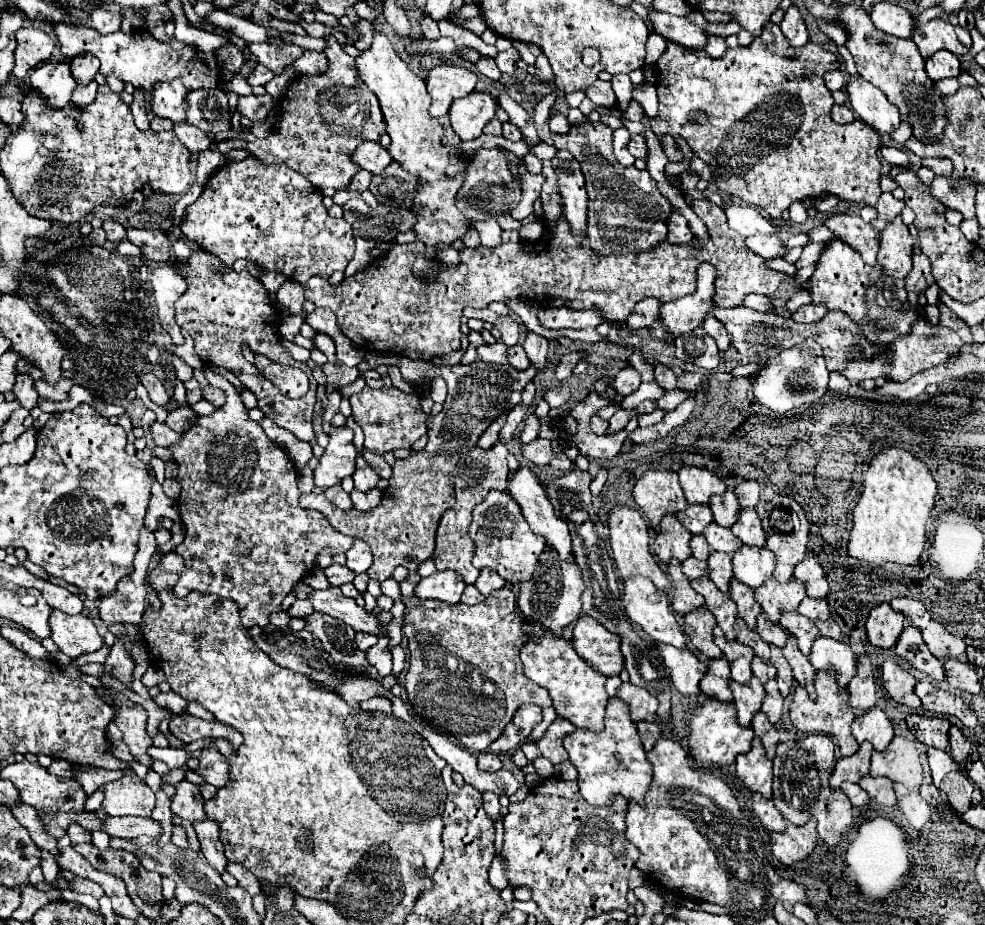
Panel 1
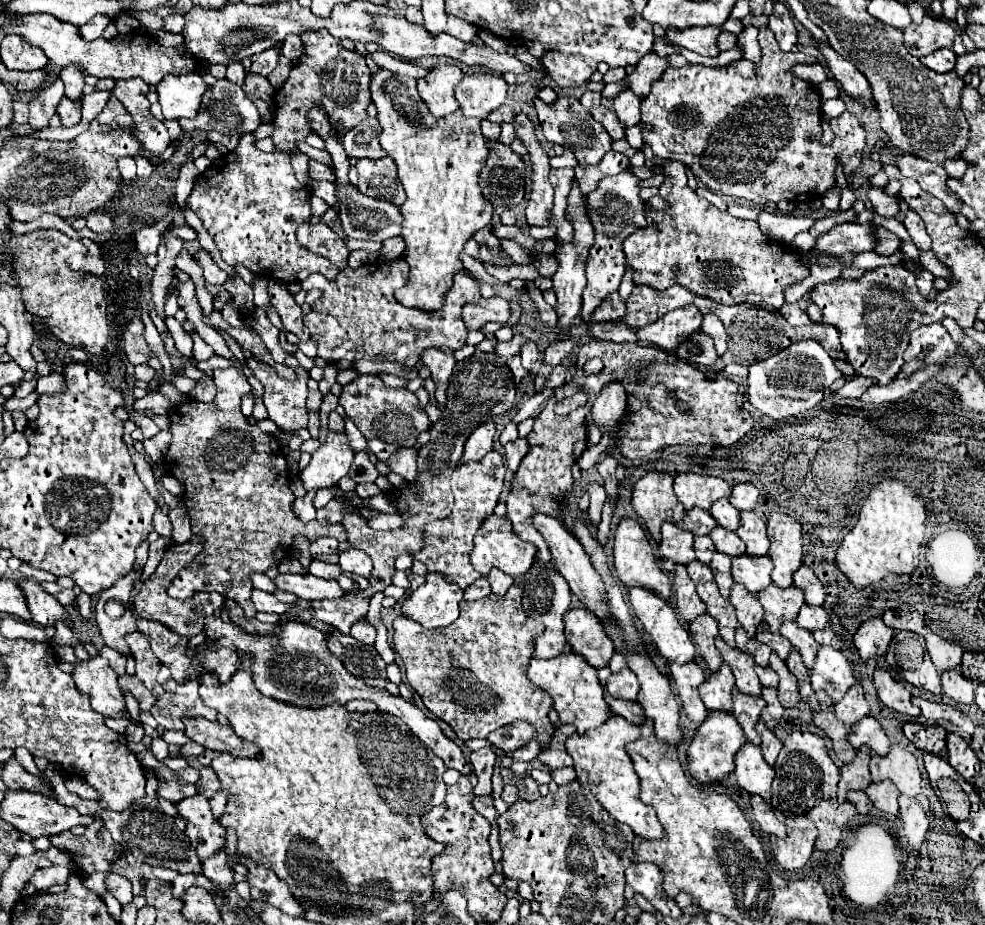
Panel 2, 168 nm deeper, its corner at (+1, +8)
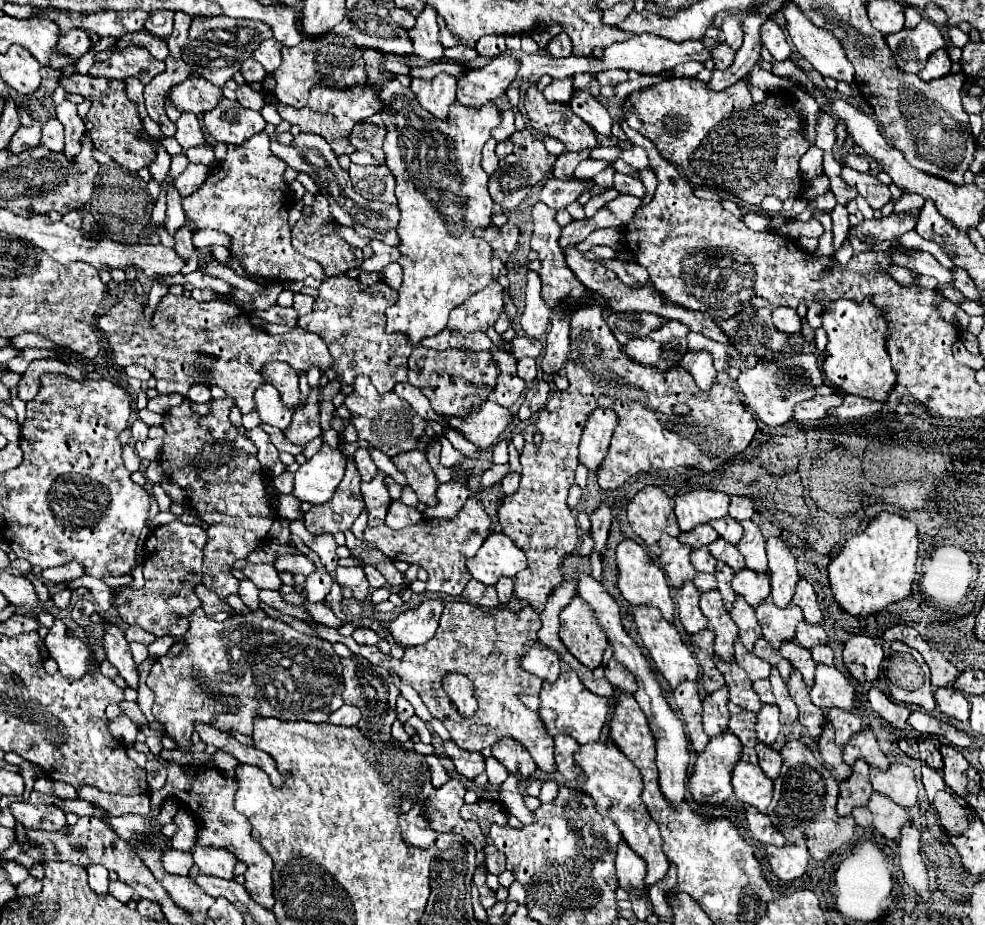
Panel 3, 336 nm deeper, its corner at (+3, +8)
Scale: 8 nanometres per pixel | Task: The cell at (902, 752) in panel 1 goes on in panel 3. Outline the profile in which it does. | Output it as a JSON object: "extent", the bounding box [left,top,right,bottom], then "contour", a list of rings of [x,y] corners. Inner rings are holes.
{"extent":[870,763,918,809],"contour":[[[892,763],[888,771],[880,771],[872,767],[870,783],[876,793],[886,795],[888,799],[892,799],[896,805],[904,809],[910,809],[916,805],[918,785],[914,779],[914,771],[908,765]]]}

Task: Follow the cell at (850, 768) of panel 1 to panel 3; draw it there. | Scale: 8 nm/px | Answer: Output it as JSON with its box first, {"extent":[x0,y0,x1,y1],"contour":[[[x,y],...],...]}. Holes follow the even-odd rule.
{"extent":[838,761,872,817],"contour":[[[856,761],[852,767],[850,779],[840,783],[838,795],[838,815],[848,817],[854,807],[866,807],[872,795],[872,785],[868,781],[870,767],[866,761]]]}

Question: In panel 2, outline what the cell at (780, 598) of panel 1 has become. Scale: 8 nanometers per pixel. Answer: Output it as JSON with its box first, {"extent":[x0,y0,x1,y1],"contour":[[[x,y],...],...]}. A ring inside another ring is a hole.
{"extent":[756,583,804,631],"contour":[[[770,583],[766,589],[756,593],[756,597],[764,607],[764,621],[770,631],[778,631],[784,621],[794,621],[804,605],[804,593],[794,585],[782,589]]]}

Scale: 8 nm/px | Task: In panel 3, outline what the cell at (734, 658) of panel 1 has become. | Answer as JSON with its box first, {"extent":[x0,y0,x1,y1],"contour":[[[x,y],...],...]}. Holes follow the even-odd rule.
{"extent":[714,657,762,713],"contour":[[[714,657],[714,663],[726,679],[726,685],[730,689],[730,701],[744,707],[746,711],[758,713],[762,703],[758,701],[758,695],[754,693],[752,681],[746,677],[746,671],[742,667],[738,667],[738,663],[720,661],[720,657]]]}

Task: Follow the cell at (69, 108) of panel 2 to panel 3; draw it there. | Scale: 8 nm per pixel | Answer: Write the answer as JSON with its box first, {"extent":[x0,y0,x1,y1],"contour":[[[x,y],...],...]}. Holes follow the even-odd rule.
{"extent":[40,119,64,153],"contour":[[[50,119],[48,123],[44,123],[40,145],[50,149],[52,153],[62,153],[62,149],[64,149],[64,137],[62,137],[62,123],[60,121]]]}

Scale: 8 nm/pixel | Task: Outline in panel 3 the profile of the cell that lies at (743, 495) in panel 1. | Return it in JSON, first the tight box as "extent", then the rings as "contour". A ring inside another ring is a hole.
{"extent":[728,497,754,521],"contour":[[[732,497],[730,507],[728,507],[728,515],[736,521],[750,519],[754,515],[754,505],[748,497]]]}

